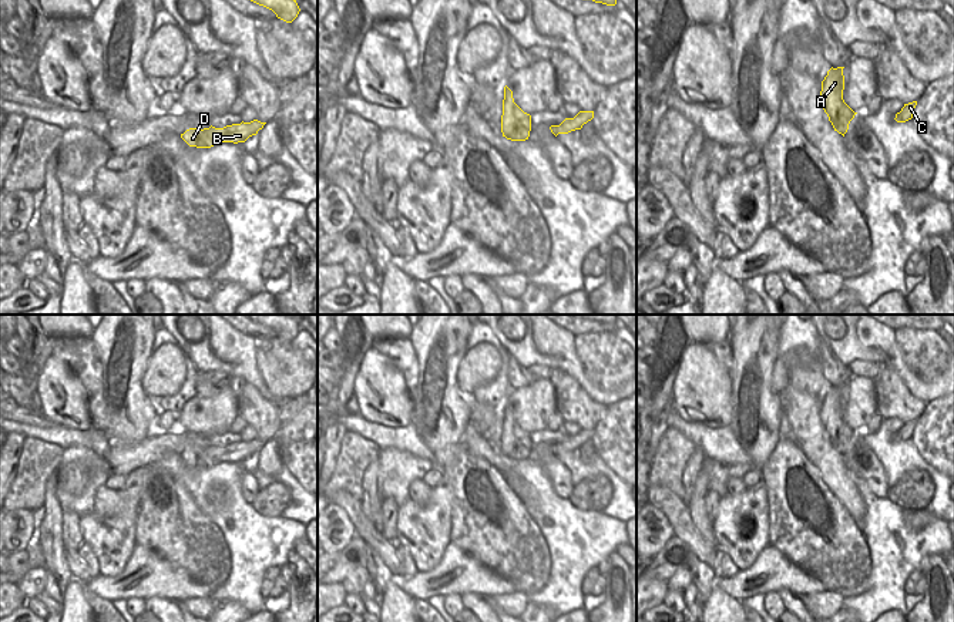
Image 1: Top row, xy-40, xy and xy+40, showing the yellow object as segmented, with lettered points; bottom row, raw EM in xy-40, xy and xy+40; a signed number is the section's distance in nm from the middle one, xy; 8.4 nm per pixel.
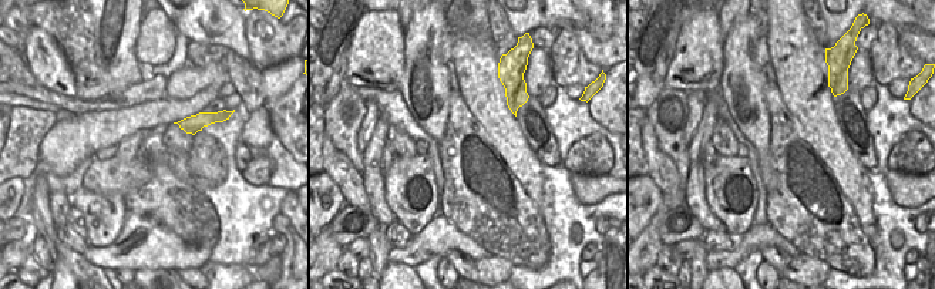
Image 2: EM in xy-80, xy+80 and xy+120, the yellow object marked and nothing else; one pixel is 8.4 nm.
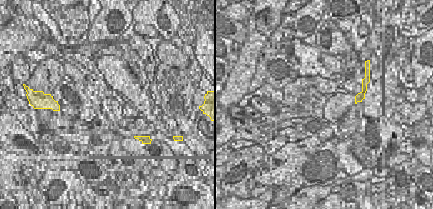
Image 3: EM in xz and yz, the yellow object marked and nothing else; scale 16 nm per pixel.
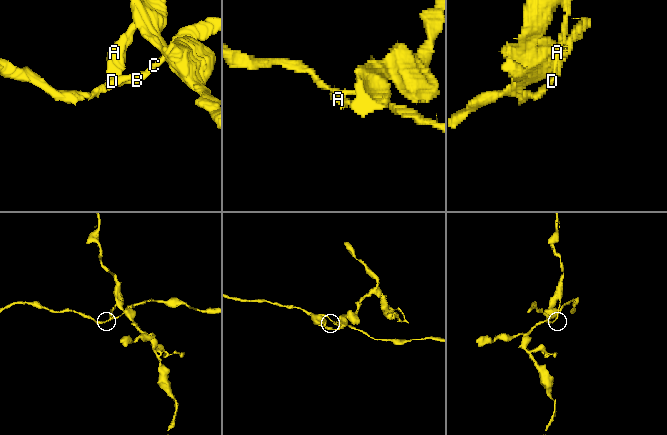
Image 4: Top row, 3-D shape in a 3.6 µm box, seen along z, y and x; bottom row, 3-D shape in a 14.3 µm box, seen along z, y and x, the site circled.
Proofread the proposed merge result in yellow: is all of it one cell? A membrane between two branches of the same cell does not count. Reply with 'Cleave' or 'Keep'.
Cleave.

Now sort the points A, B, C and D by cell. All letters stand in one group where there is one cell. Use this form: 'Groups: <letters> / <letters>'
Groups: A / B C D.

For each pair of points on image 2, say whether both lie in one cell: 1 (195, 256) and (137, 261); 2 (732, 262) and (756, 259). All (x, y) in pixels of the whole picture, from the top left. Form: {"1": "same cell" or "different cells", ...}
{"1": "same cell", "2": "different cells"}

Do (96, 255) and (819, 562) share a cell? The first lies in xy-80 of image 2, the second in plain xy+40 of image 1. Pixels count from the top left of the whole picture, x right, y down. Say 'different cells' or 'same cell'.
different cells

